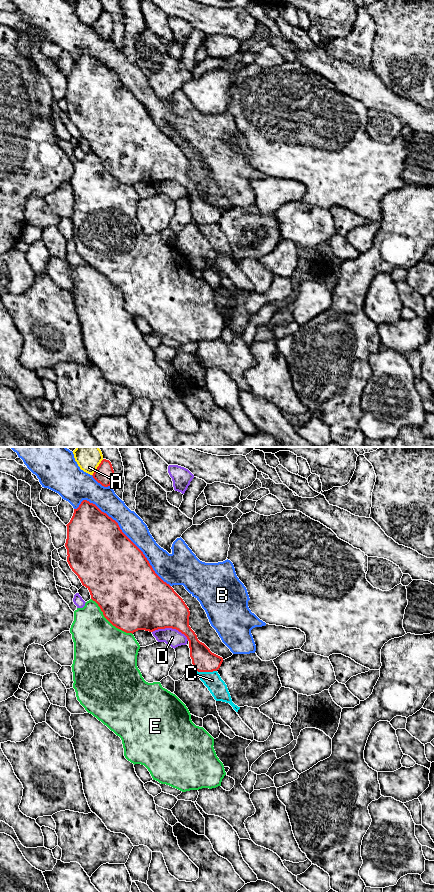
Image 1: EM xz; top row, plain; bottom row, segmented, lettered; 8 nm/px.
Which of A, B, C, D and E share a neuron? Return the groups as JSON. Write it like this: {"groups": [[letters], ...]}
{"groups": [["A"], ["B"], ["C"], ["D"], ["E"]]}

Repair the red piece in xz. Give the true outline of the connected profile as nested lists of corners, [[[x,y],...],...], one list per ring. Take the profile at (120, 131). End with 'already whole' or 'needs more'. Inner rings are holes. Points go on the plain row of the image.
[[[83,52],[67,78],[67,114],[72,123],[78,128],[103,164],[104,169],[116,180],[134,185],[138,182],[153,184],[158,181],[172,180],[184,186],[189,193],[190,209],[194,222],[198,224],[217,223],[223,210],[212,205],[210,201],[197,190],[189,178],[190,163],[183,151],[174,141],[164,134],[153,122],[143,104],[122,84],[118,75],[102,64],[95,56]]]; already whole

